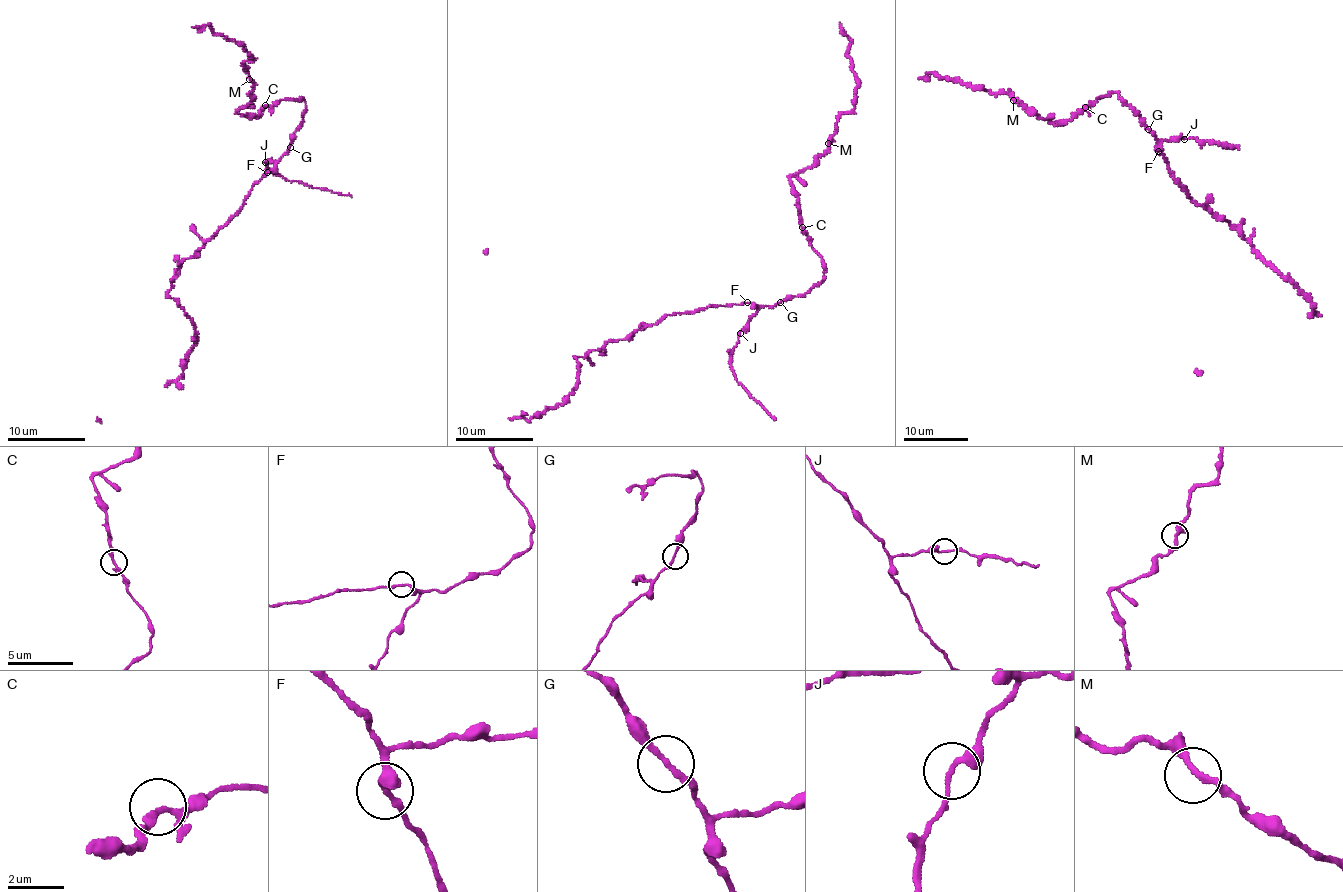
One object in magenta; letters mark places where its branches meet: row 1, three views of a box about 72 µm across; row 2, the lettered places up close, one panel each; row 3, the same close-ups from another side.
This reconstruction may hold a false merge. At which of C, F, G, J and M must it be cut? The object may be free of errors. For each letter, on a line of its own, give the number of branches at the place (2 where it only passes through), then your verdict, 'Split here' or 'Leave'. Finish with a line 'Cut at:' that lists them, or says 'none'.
C: Branches: 3. Leave
F: Branches: 2. Leave
G: Branches: 2. Leave
J: Branches: 2. Leave
M: Branches: 2. Leave
Cut at: none

